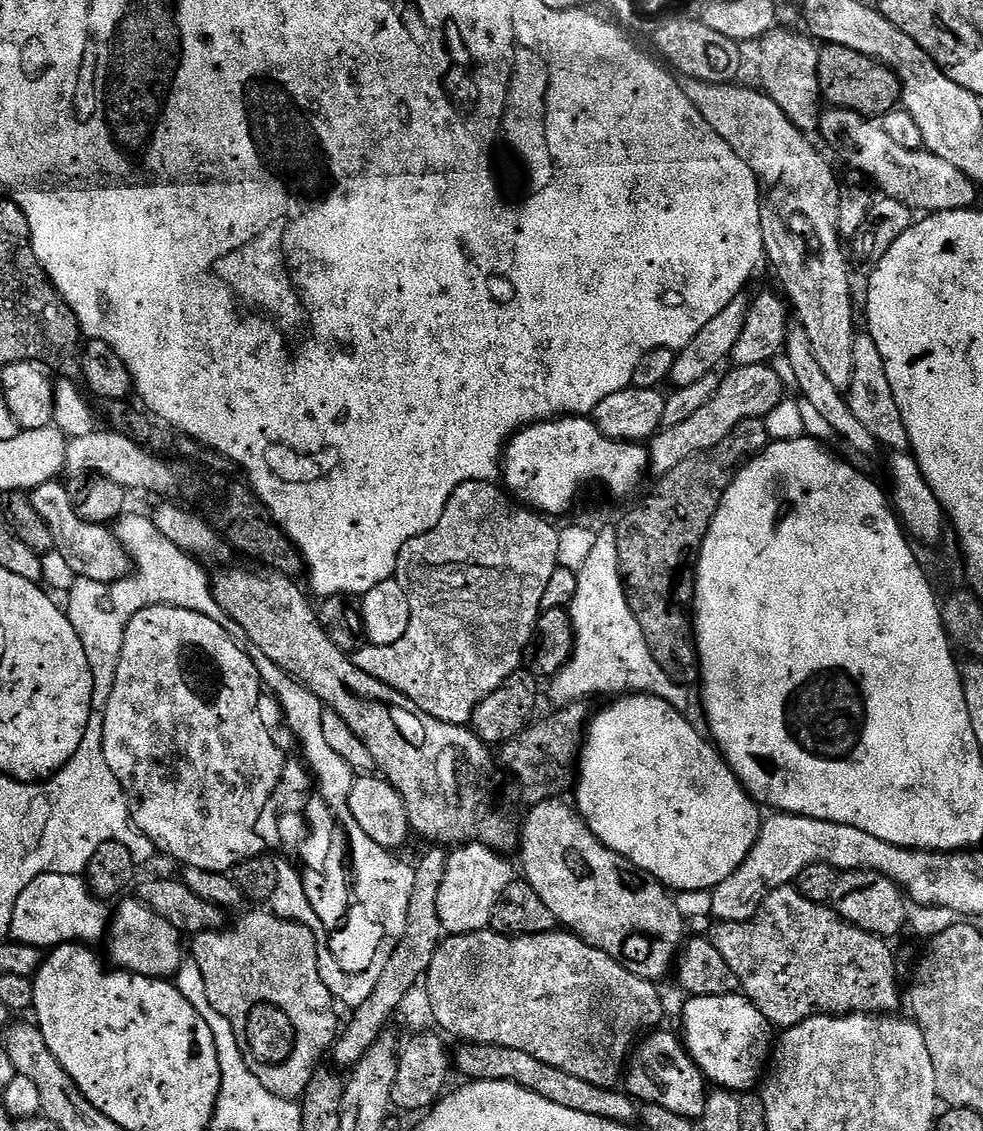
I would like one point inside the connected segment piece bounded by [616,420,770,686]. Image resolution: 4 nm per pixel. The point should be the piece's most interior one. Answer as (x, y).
(678, 514)

